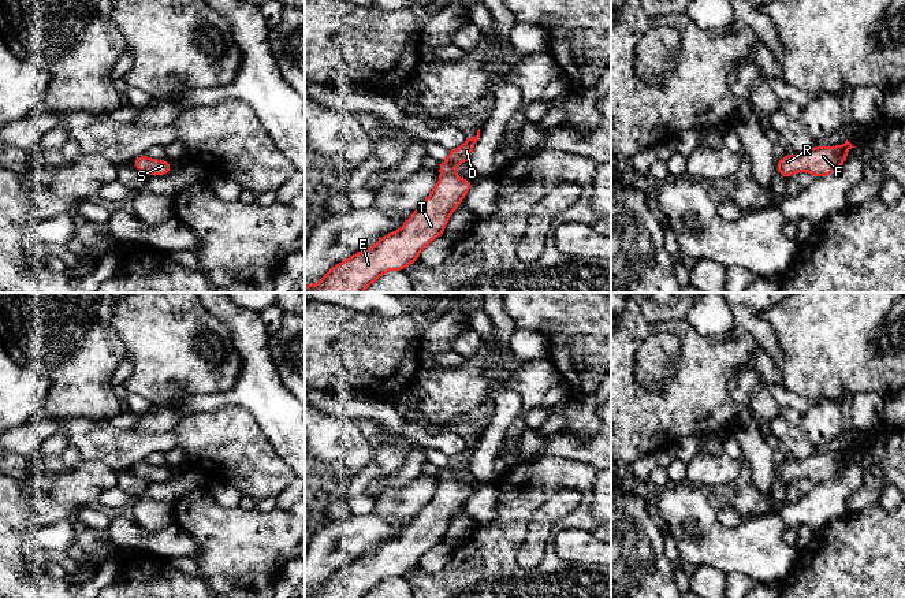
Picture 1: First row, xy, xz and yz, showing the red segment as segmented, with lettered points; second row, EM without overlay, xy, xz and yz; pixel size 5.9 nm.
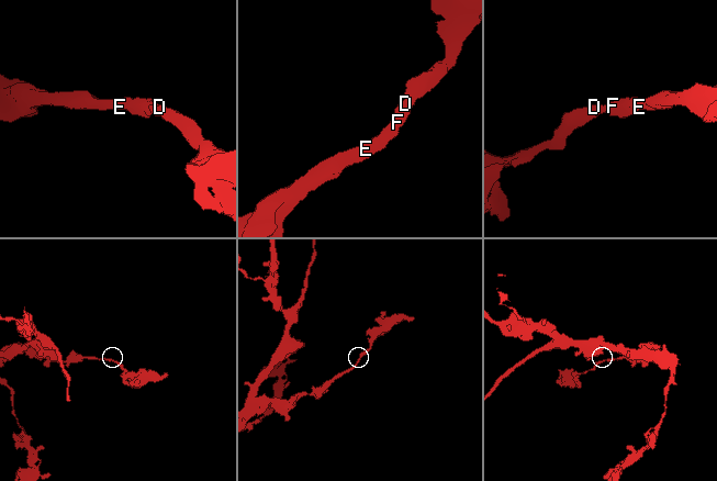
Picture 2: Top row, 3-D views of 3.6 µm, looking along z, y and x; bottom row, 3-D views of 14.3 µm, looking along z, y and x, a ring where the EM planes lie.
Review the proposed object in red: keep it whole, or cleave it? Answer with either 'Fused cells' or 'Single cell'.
Single cell

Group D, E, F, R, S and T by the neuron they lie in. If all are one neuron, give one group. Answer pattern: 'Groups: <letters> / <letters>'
Groups: D E F R S T

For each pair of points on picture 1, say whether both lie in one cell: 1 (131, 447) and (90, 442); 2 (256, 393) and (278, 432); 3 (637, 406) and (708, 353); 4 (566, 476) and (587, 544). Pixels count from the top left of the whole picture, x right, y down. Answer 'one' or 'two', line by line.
1: one
2: one
3: one
4: two

